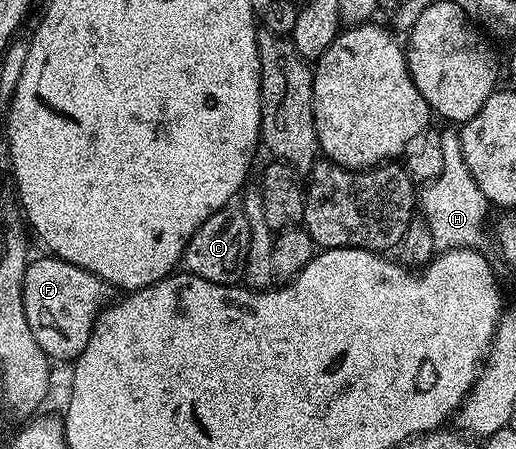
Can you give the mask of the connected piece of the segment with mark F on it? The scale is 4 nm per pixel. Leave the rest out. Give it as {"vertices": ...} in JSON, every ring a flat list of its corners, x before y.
{"vertices":[[51,255,43,256,37,261,36,258,29,260,26,267,22,283,22,307,26,311,26,323,30,323,30,331,34,331,38,347,42,347,49,359,72,363,86,347,96,318,109,304,110,286,82,267,74,267]]}

